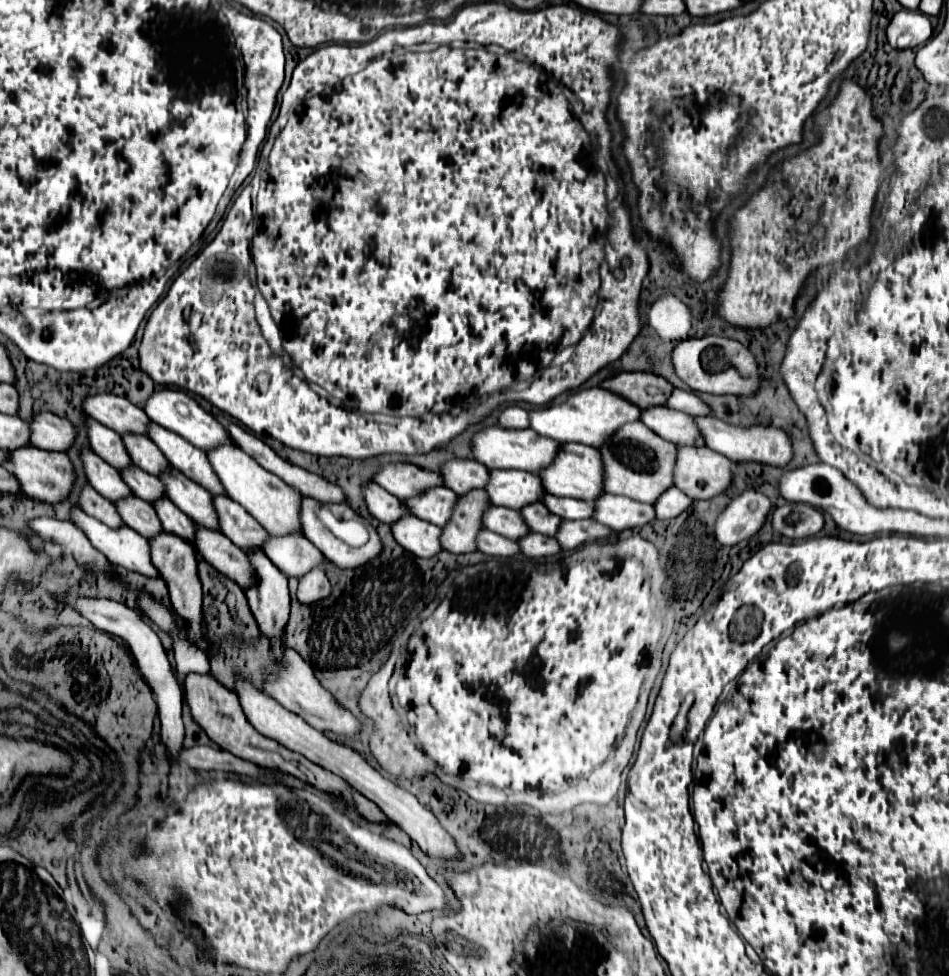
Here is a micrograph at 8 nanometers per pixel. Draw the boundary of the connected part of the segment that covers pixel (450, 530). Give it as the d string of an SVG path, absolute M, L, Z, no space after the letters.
M475 488L467 494L461 494L455 500L451 518L441 532L441 548L453 554L465 554L475 550L475 534L481 530L479 518L487 506L487 494Z

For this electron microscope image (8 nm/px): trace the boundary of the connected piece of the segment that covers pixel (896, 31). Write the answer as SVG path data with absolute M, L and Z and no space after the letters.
M899 10L895 16L893 16L893 20L891 20L891 24L887 26L887 40L889 40L889 44L895 48L897 44L897 38L901 36L901 34L905 34L905 32L909 32L911 36L913 36L913 40L911 40L911 46L921 46L921 44L925 44L929 38L931 38L931 22L929 22L929 16L925 16L923 12L919 12L919 10Z

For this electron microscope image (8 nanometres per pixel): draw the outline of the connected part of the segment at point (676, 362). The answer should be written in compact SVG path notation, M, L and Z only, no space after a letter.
M721 336L689 338L679 342L671 352L675 374L695 392L707 394L753 394L757 390L757 364L753 354L737 340Z

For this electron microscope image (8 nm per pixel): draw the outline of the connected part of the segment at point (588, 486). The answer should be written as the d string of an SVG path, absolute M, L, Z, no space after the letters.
M575 442L561 444L559 450L555 452L553 462L543 470L539 470L537 476L541 478L545 492L555 496L569 496L569 498L591 502L595 494L603 492L603 464L599 462L599 452L597 448L585 444L575 444Z

